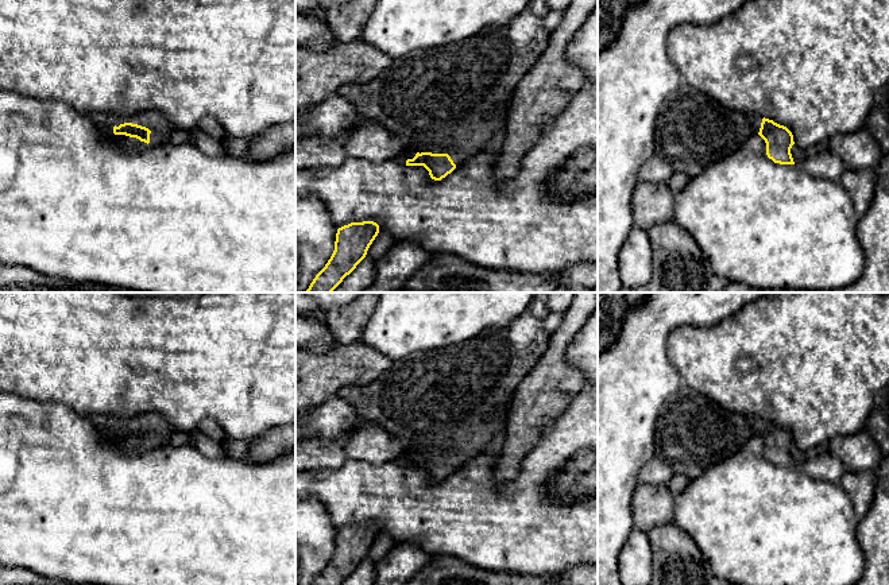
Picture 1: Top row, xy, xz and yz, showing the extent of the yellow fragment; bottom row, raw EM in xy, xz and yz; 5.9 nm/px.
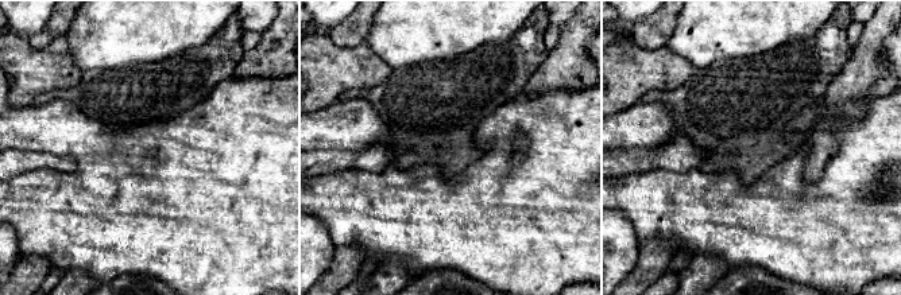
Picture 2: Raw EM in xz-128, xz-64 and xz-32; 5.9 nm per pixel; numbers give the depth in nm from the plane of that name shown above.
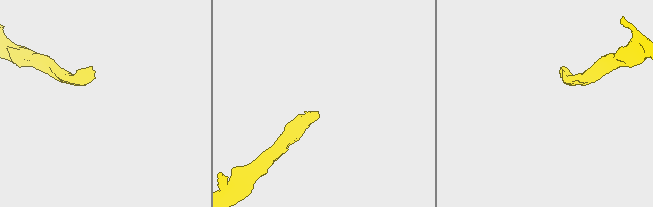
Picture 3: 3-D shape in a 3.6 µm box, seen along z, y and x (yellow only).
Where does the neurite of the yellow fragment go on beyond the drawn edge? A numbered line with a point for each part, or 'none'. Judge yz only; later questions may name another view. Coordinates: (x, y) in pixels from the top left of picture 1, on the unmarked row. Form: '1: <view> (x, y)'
1: yz (692, 433)

